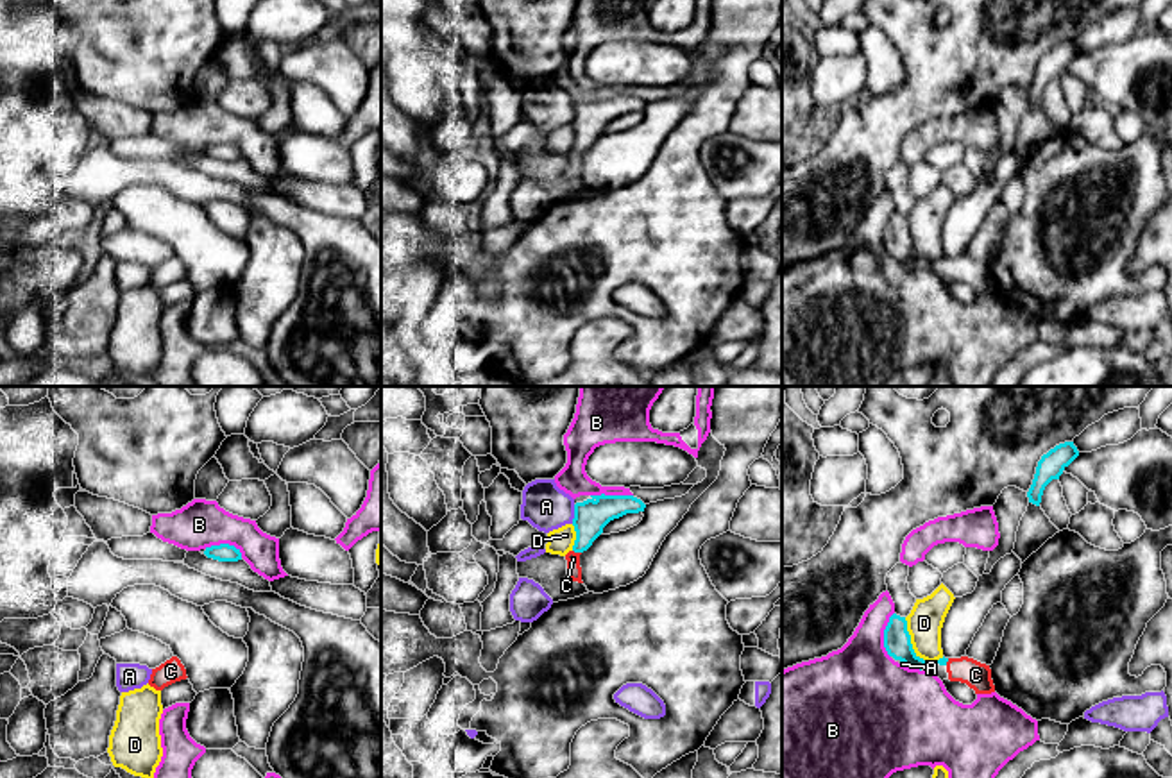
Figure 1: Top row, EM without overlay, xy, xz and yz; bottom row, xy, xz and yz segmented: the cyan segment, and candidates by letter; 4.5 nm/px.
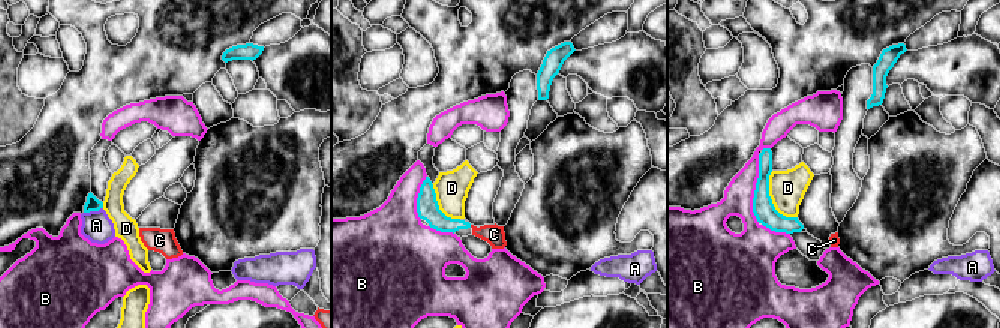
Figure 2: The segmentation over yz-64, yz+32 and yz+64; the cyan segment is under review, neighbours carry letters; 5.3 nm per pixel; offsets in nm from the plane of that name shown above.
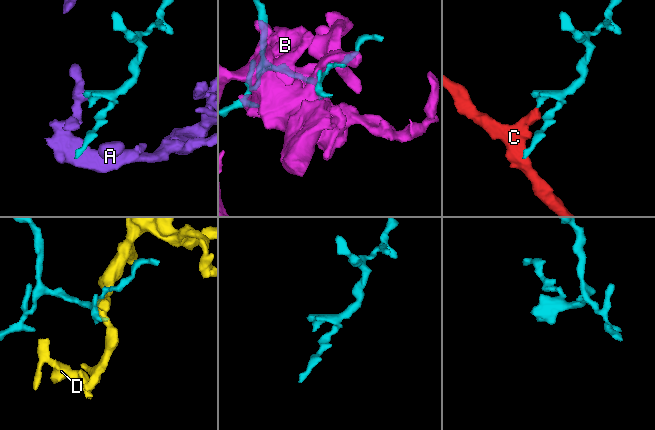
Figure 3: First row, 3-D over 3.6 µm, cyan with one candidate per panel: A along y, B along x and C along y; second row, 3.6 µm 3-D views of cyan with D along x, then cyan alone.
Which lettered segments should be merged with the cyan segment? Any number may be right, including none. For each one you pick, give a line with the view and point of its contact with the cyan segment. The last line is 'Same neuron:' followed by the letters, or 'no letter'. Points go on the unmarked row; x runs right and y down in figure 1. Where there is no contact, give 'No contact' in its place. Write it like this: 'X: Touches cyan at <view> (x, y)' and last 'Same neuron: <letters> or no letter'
C: Touches cyan at xz (577, 151)
Same neuron: C

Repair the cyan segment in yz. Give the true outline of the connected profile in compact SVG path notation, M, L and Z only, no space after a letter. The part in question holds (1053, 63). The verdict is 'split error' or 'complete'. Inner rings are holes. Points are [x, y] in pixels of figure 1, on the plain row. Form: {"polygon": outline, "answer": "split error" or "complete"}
{"polygon": "M1065 41L1041 55L1036 66L1032 84L1027 91L1029 102L1040 106L1045 86L1052 79L1059 79L1063 70L1079 55L1074 41Z", "answer": "complete"}

